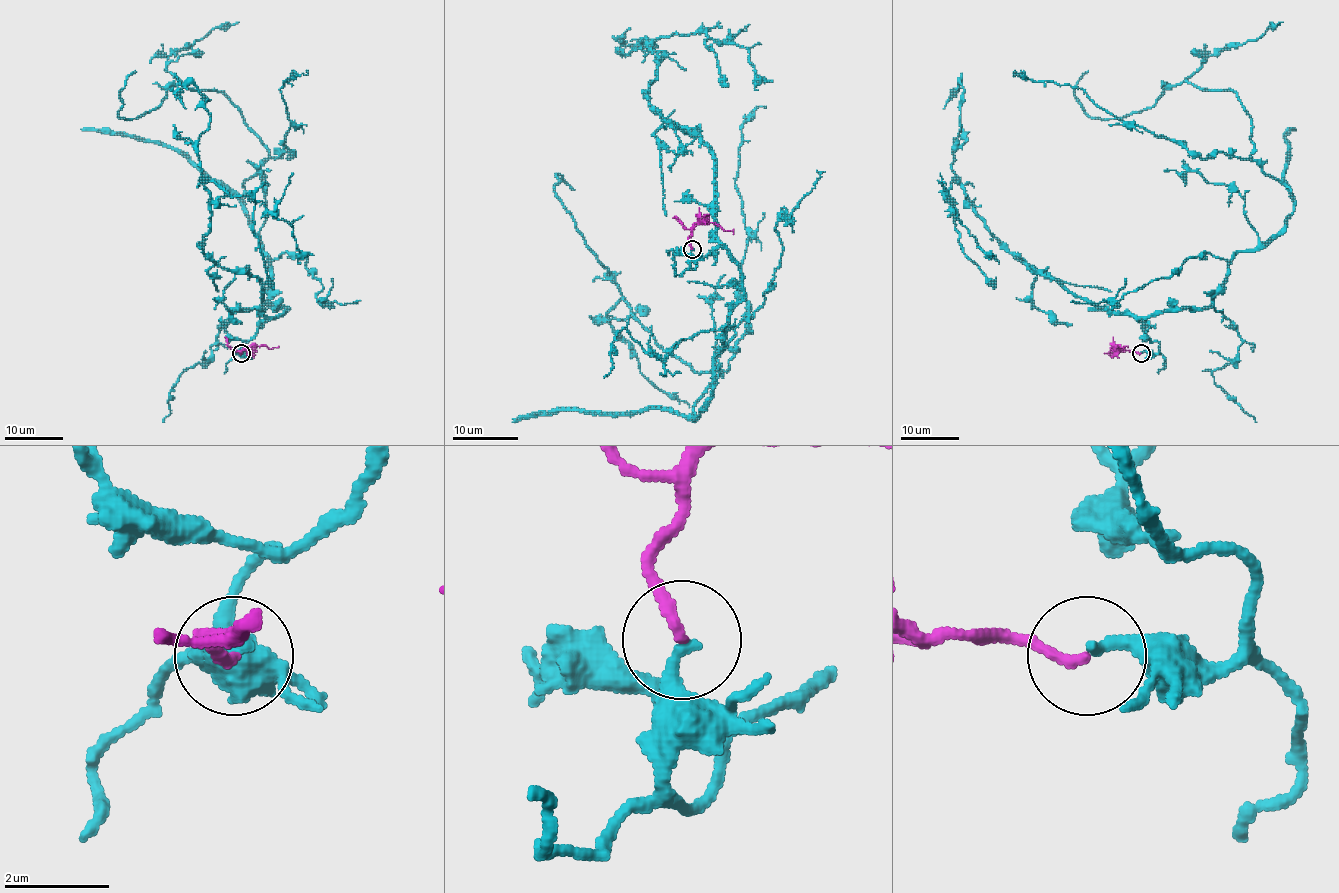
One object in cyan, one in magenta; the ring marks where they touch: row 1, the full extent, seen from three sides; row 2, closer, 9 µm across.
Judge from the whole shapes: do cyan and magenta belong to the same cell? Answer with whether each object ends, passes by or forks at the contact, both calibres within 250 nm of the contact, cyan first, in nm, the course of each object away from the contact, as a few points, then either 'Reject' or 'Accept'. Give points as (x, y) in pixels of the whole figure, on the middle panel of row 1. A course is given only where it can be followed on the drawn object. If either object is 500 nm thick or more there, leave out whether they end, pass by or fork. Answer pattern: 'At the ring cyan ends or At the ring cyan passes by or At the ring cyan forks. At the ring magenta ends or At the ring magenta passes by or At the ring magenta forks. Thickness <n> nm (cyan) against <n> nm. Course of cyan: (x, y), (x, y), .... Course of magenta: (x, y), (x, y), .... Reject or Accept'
At the ring cyan ends. At the ring magenta ends. Thickness 280 nm (cyan) against 200 nm. Course of cyan: (692, 248), (692, 270), (723, 247), (743, 293), (694, 419), (722, 371), (635, 316), (556, 175), (574, 190). Course of magenta: (692, 248), (689, 242), (691, 230), (702, 221), (718, 224), (733, 234). Accept

